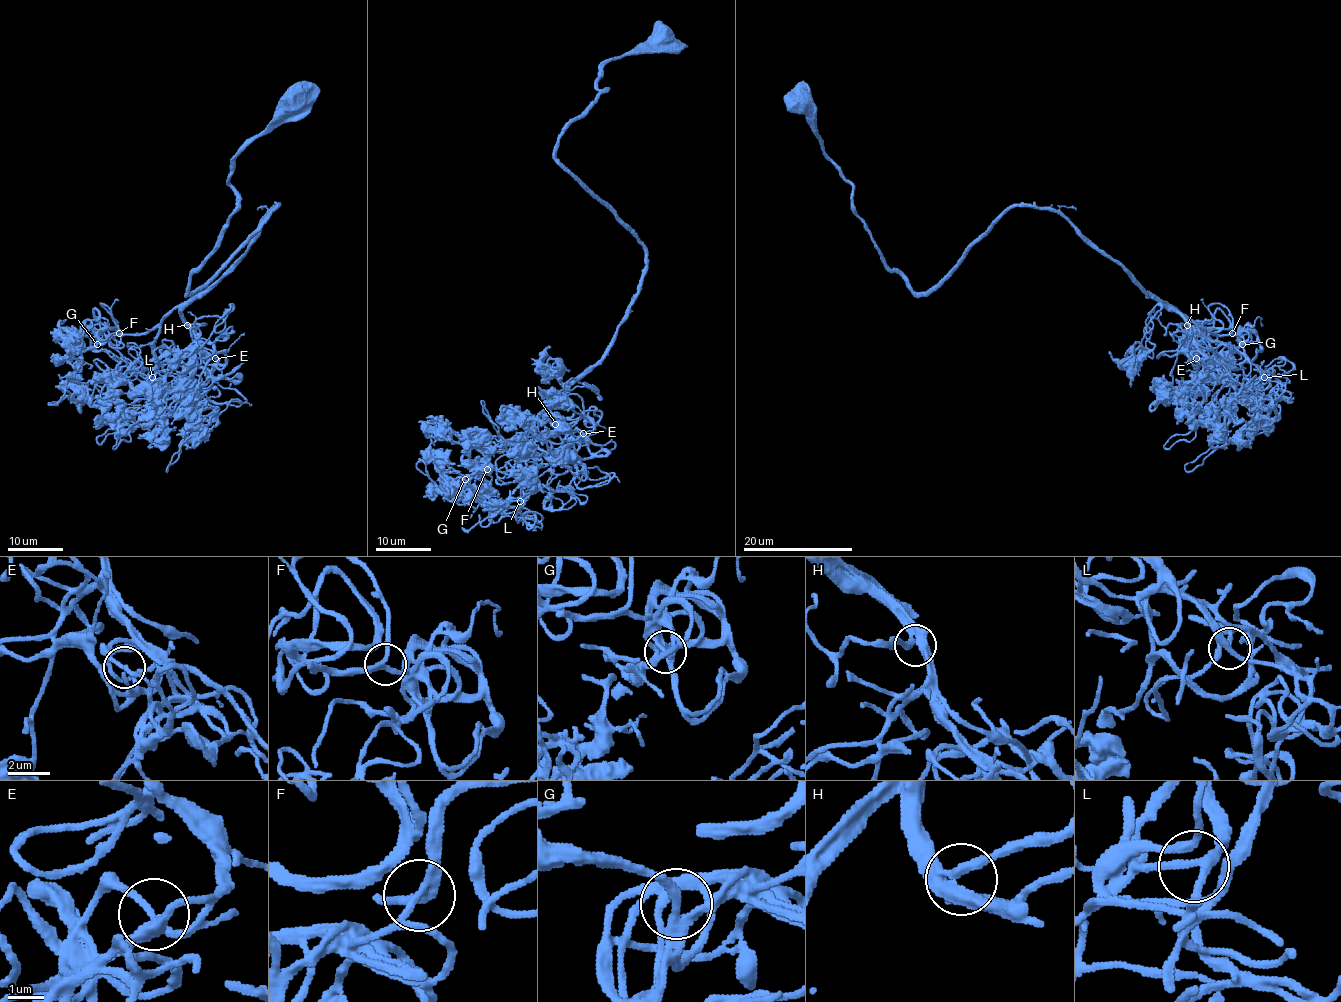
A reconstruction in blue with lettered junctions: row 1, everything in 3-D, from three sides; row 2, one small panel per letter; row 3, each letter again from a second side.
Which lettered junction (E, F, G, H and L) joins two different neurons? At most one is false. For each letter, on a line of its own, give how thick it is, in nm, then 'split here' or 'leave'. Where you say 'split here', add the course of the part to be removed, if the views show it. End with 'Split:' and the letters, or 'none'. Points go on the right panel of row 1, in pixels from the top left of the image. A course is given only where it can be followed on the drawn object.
E: 170 nm | leave
F: 220 nm | leave
G: 240 nm | leave
H: 380 nm | leave
L: 240 nm | leave
Split: none

